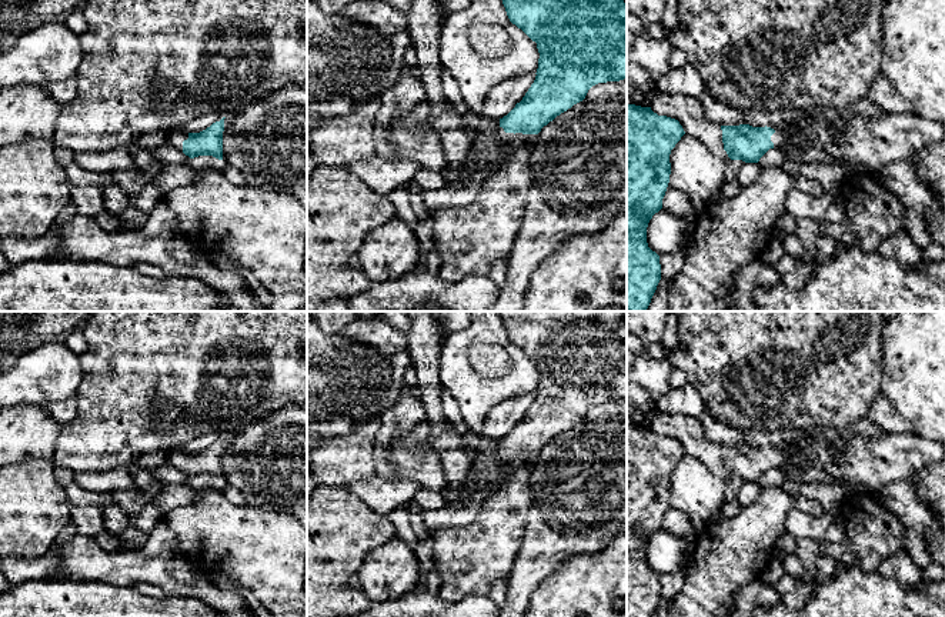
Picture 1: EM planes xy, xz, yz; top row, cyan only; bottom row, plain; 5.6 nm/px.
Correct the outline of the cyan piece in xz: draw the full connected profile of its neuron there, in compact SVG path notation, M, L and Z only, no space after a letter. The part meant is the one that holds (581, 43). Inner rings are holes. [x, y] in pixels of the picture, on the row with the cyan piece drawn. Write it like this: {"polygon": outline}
{"polygon": "M502 0L507 16L512 24L521 29L537 43L540 53L537 76L525 96L502 119L494 134L480 133L477 141L471 143L465 164L461 170L444 170L447 183L458 183L478 171L478 163L492 164L501 159L507 161L517 150L531 149L532 141L525 141L525 134L538 134L544 126L557 116L582 101L588 90L607 81L627 79L627 4L624 0Z"}

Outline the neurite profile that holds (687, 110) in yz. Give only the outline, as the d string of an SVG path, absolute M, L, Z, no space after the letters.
M658 91L650 107L658 116L678 120L685 134L699 140L717 157L731 160L724 150L721 124L705 117L698 99Z

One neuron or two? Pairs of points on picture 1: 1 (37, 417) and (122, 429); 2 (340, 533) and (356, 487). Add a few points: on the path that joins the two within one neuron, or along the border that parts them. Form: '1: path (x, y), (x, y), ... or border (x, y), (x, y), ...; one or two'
1: border (63, 426), (56, 440), (56, 450), (50, 457); two
2: border (344, 487), (378, 514); two

